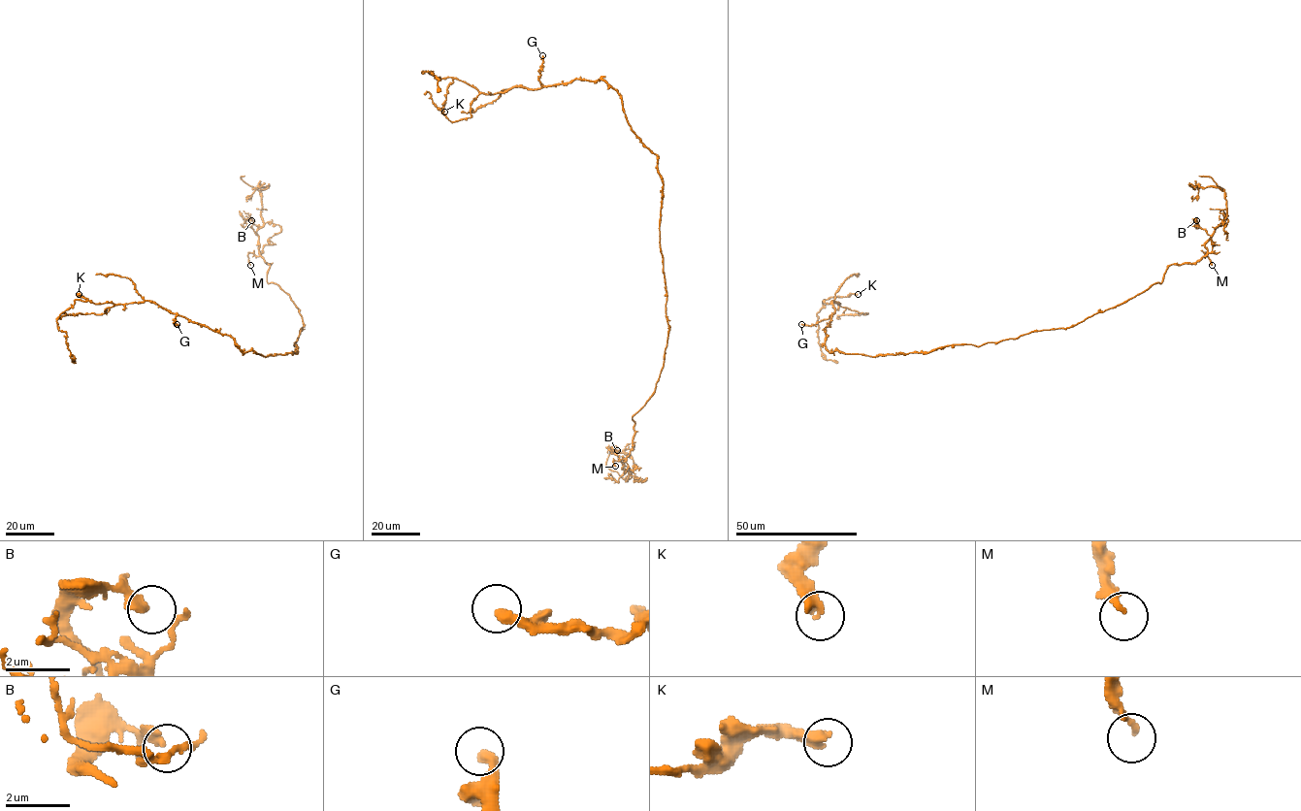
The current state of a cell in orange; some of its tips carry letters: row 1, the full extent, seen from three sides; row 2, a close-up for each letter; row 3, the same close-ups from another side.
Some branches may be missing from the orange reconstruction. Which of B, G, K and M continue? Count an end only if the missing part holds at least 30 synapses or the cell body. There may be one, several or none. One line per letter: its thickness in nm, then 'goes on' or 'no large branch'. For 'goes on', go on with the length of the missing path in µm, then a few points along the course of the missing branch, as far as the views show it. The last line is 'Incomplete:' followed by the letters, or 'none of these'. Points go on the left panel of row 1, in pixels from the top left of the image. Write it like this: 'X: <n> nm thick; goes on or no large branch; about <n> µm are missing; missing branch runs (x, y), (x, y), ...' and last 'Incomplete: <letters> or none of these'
B: 170 nm thick; no large branch
G: 340 nm thick; no large branch
K: 360 nm thick; no large branch
M: 170 nm thick; no large branch
Incomplete: none of these

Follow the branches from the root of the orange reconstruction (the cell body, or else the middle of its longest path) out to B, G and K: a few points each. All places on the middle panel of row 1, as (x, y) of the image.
B: (661, 207), (666, 346), (656, 390), (632, 417), (633, 447), (624, 465), (611, 451), (617, 450)
G: (661, 207), (663, 181), (657, 156), (632, 129), (621, 95), (601, 80), (543, 86), (539, 80), (542, 55)
K: (661, 207), (657, 156), (632, 129), (621, 95), (603, 81), (574, 80), (483, 94), (454, 78), (444, 112)

